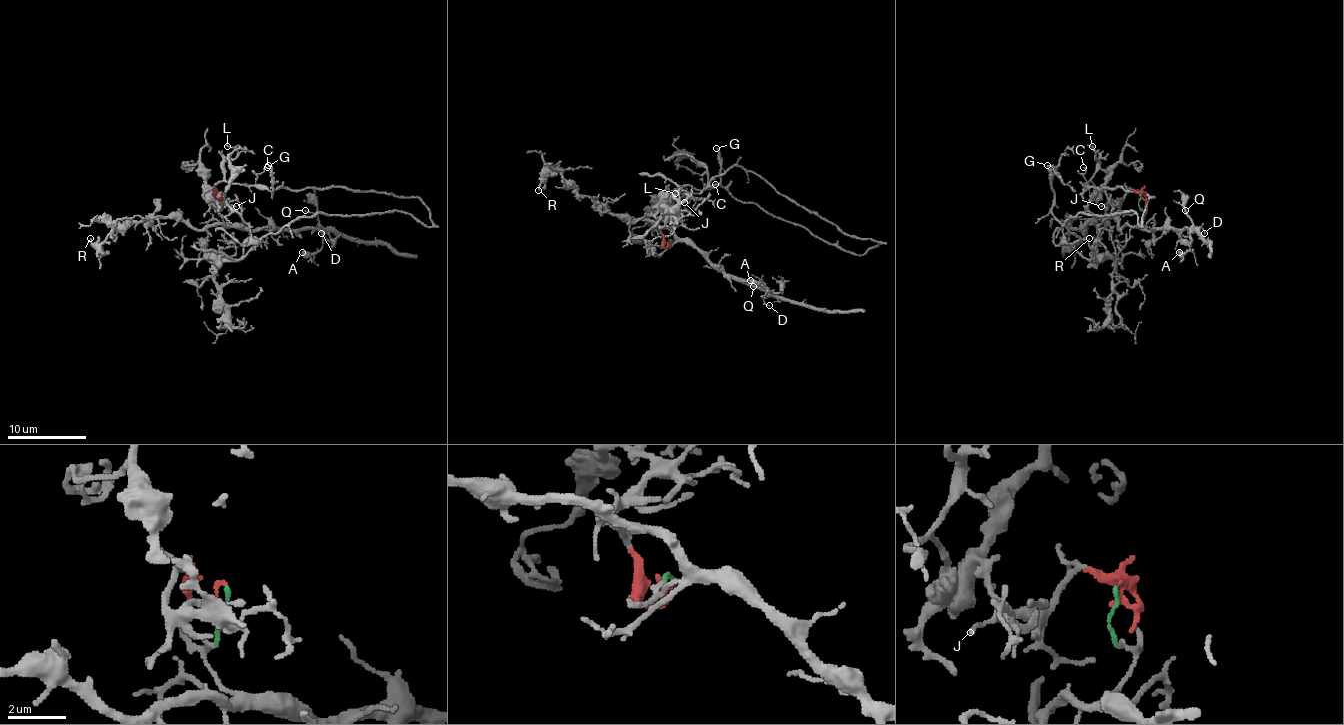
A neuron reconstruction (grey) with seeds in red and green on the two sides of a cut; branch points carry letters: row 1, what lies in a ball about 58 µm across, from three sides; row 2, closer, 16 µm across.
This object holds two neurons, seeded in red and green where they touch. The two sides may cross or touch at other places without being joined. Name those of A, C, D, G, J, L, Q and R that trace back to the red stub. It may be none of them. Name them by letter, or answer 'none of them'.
C, G, J, L

